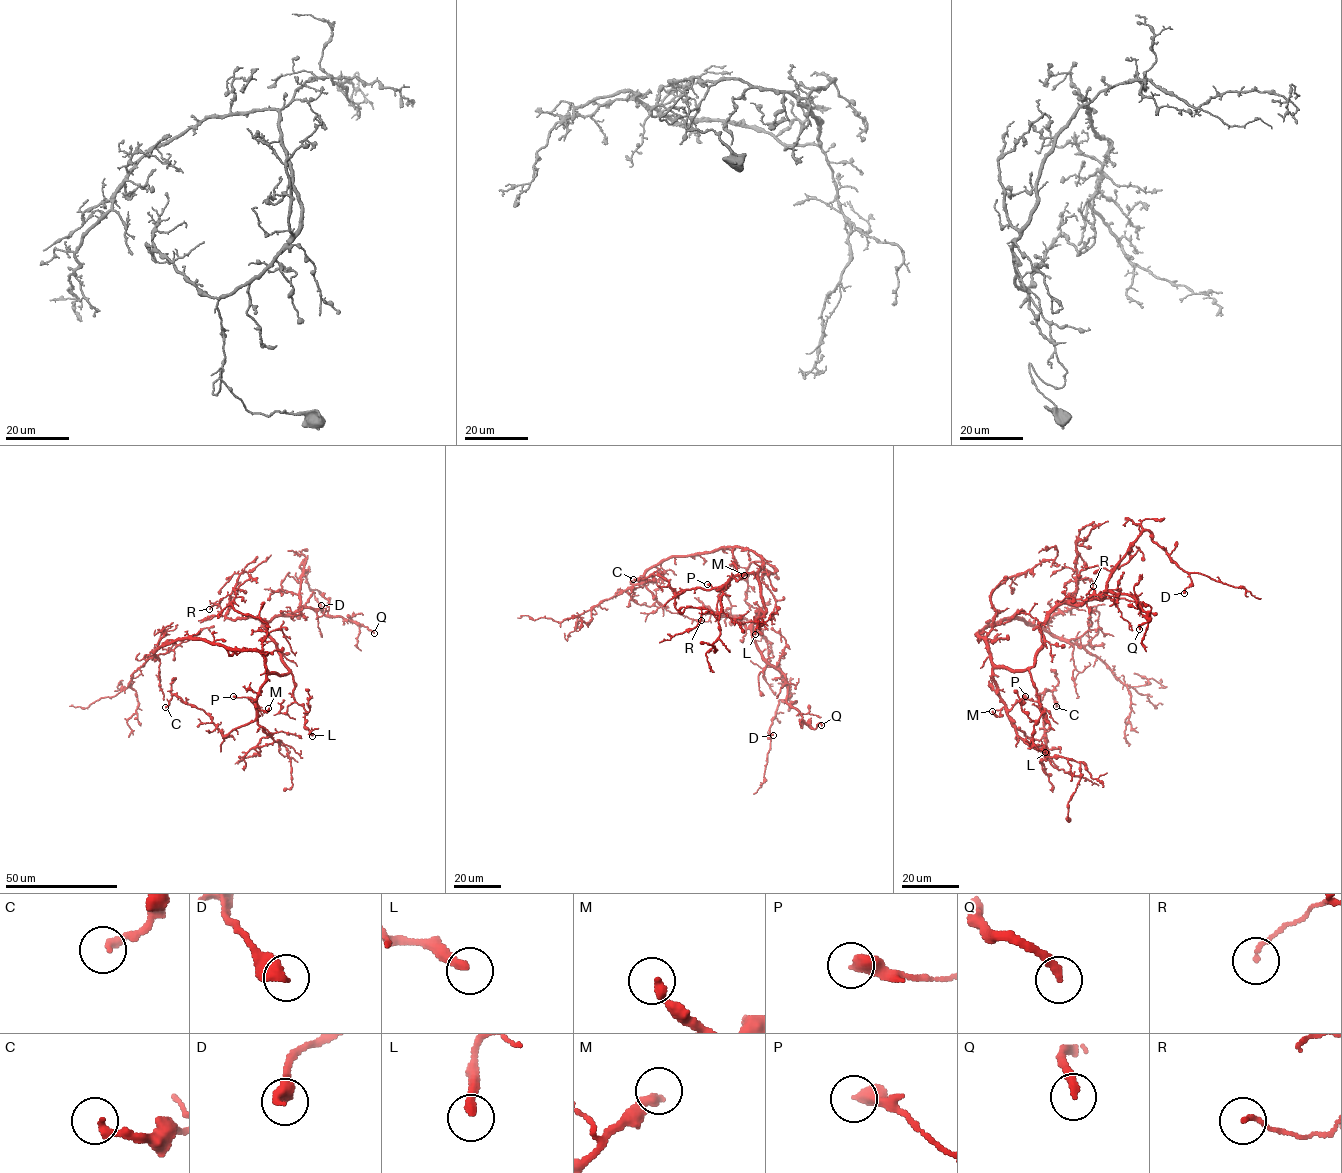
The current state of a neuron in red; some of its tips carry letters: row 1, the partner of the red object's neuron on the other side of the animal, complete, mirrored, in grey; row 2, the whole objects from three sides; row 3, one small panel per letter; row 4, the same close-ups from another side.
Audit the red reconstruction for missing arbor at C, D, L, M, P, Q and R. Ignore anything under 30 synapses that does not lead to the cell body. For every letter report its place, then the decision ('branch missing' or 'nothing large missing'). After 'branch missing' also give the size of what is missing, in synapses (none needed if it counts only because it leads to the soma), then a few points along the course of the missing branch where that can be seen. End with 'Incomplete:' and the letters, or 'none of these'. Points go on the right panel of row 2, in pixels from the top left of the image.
C: at (1056, 706); nothing large missing
D: at (1184, 593); nothing large missing
L: at (1045, 752); nothing large missing
M: at (992, 711); nothing large missing
P: at (1025, 696); nothing large missing
Q: at (1139, 629); nothing large missing
R: at (1093, 586); nothing large missing
Incomplete: none of these

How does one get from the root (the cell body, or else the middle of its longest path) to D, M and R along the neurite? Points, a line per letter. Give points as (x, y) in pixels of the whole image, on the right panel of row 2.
D: (1003, 667), (1033, 665), (1042, 623), (1056, 607), (1101, 599), (1115, 564), (1144, 531), (1189, 573), (1184, 593)
M: (1003, 667), (995, 667), (993, 678), (1004, 706), (1000, 716), (992, 711)
R: (1003, 667), (1033, 665), (1042, 623), (1075, 602), (1069, 600), (1078, 580), (1093, 586)

